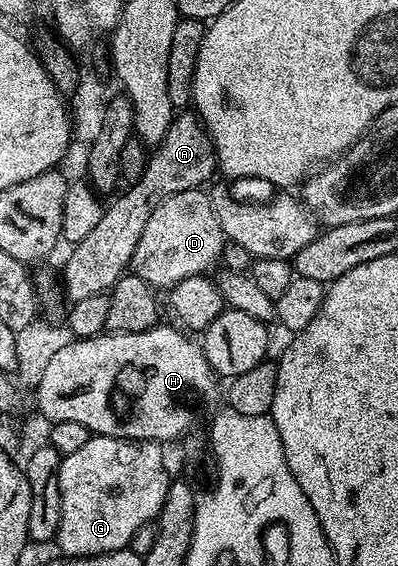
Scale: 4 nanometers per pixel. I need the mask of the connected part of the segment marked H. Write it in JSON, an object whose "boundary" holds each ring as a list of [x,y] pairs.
{"boundary":[[[157,323],[153,329],[141,333],[105,331],[99,337],[73,339],[68,346],[51,356],[46,371],[35,382],[34,405],[37,405],[38,413],[53,423],[80,421],[89,434],[127,441],[171,443],[191,434],[192,400],[199,393],[214,392],[218,377],[213,373],[199,340],[193,339],[175,324],[164,324]]]}

